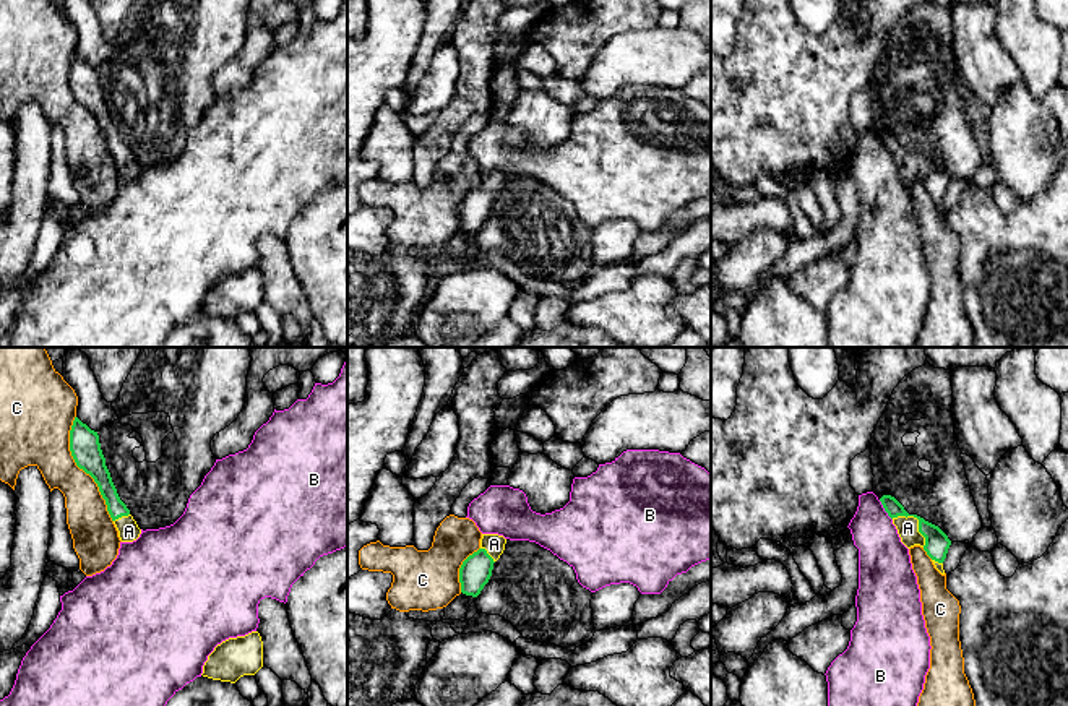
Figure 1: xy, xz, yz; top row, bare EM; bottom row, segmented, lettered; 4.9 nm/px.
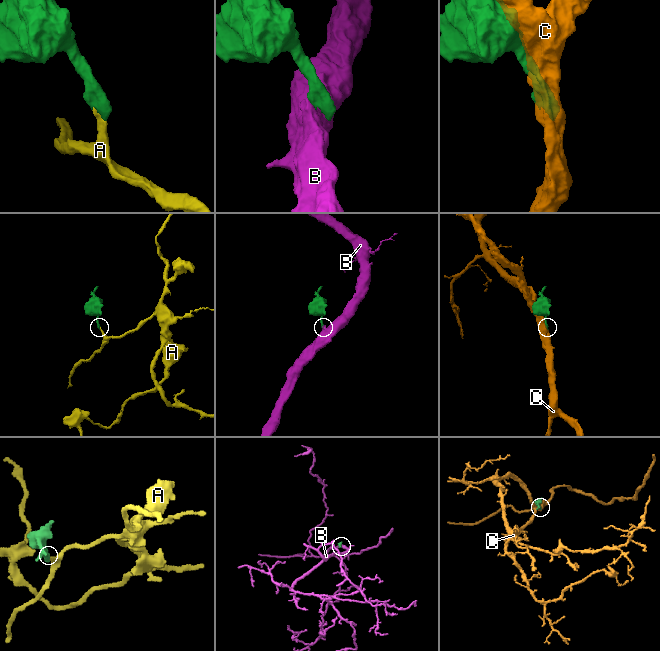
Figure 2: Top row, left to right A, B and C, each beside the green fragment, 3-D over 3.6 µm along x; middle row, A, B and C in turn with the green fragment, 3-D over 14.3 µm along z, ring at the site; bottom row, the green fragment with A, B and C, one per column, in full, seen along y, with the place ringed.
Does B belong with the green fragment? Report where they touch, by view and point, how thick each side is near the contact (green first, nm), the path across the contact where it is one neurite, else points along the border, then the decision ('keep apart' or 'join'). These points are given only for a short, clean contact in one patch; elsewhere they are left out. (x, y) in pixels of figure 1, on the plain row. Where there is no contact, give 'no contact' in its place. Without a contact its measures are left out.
yz (885, 146) | 80/260 nm | along yz (878, 137), (891, 156) | keep apart

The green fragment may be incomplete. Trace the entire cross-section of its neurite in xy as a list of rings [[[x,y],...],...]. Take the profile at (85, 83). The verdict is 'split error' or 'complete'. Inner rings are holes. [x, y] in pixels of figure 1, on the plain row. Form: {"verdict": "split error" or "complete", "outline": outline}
{"verdict": "split error", "outline": [[[75,54],[70,67],[70,88],[80,105],[89,110],[99,123],[106,136],[107,148],[118,167],[122,179],[133,179],[140,174],[141,166],[130,151],[127,141],[120,136],[106,102],[97,68],[91,67],[78,54]]]}

